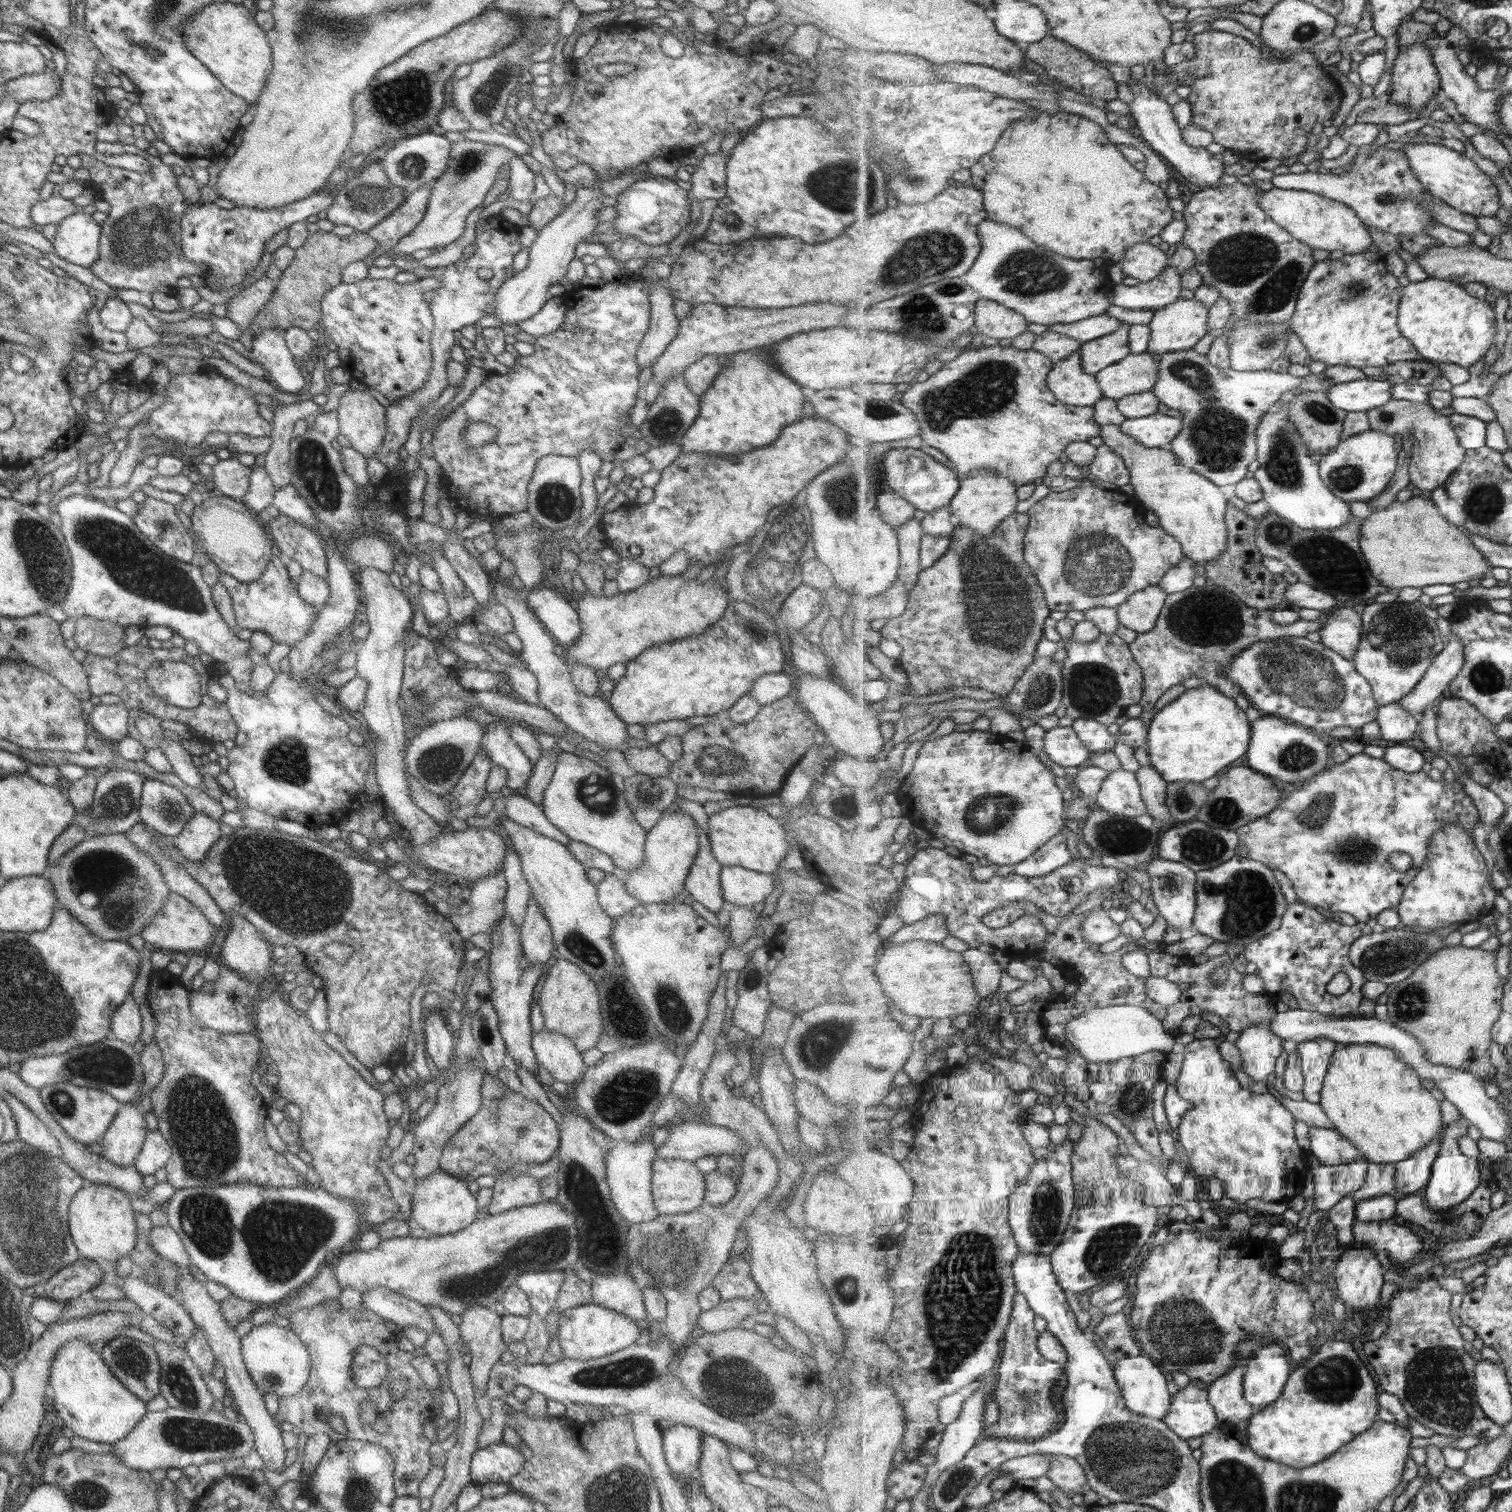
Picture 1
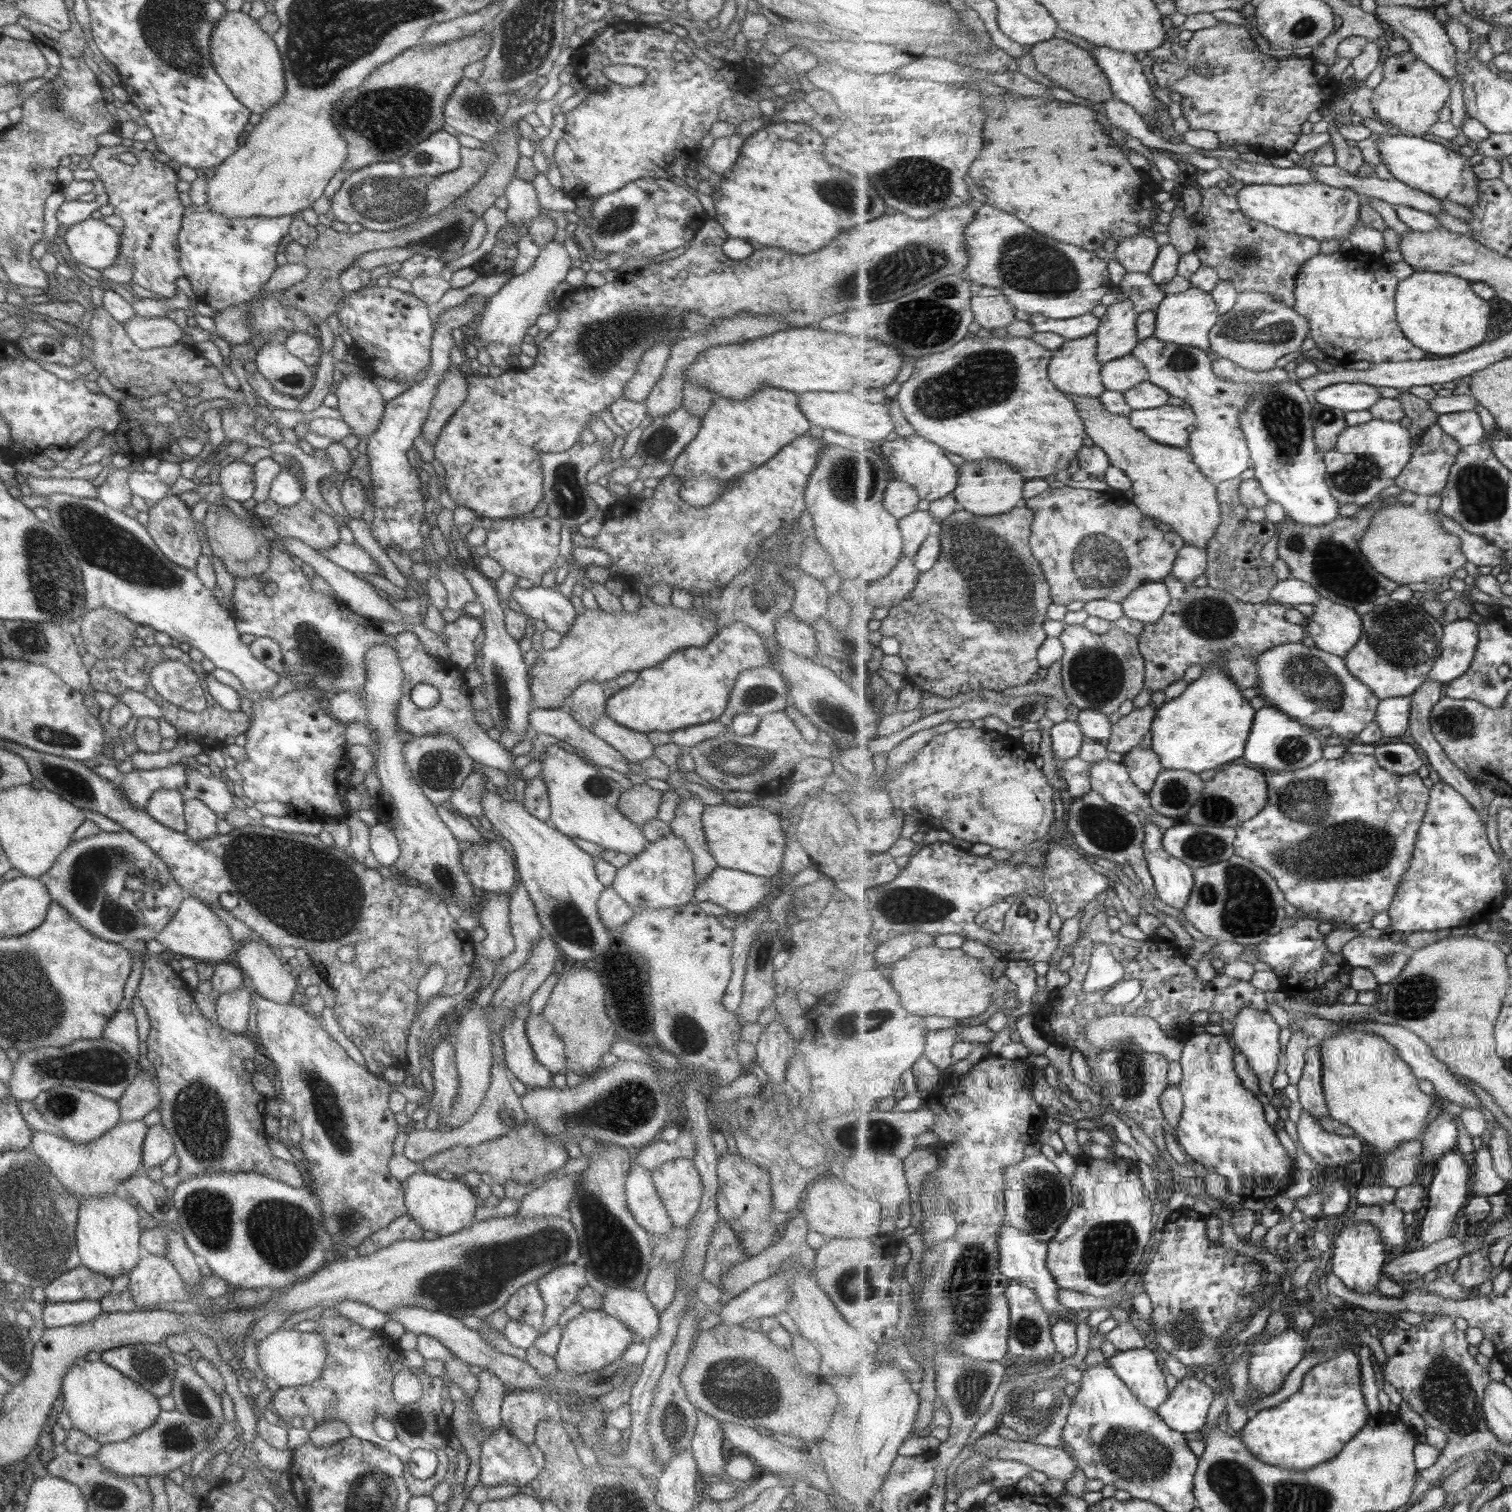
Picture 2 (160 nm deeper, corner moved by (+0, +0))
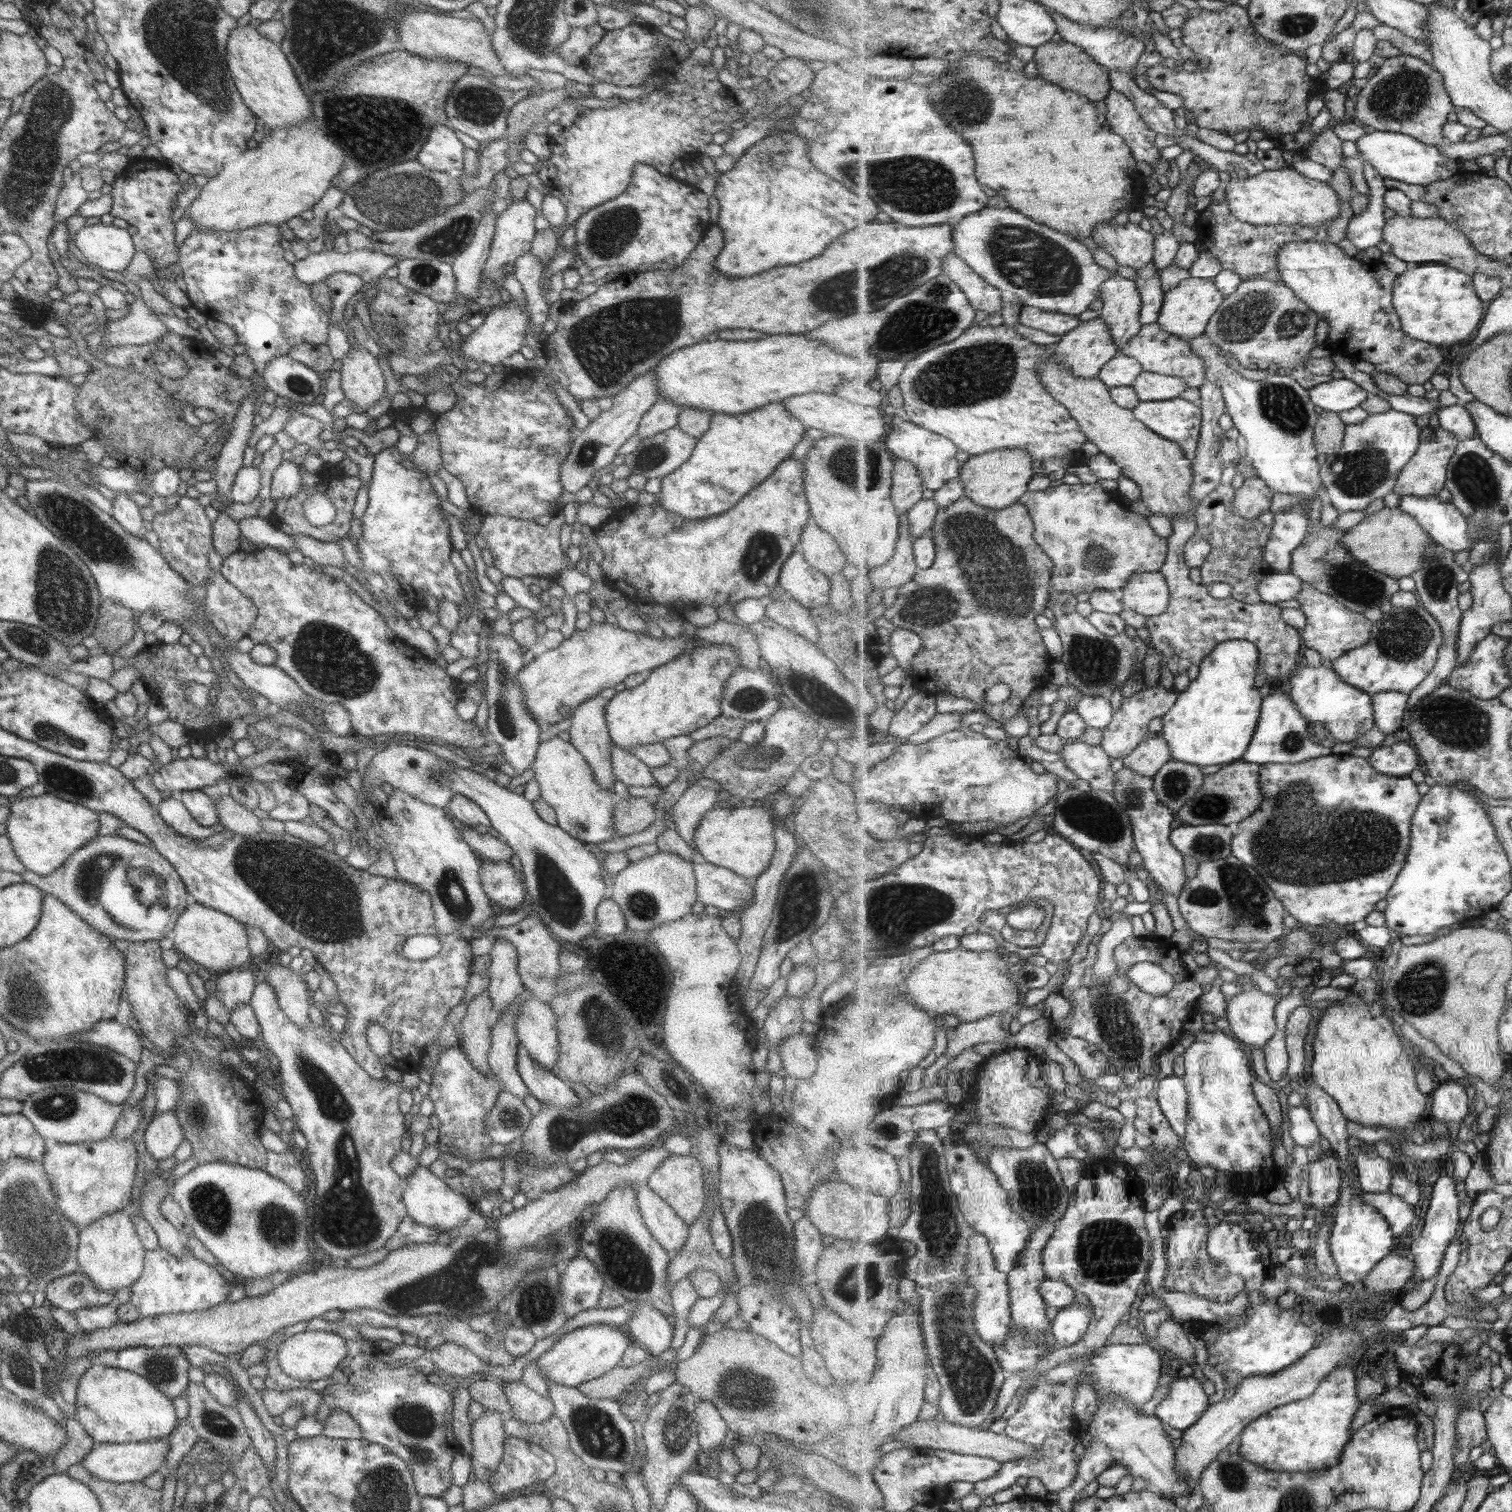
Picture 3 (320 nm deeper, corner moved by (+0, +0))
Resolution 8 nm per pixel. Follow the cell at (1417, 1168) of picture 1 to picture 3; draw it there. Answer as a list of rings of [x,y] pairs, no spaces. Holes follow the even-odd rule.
[[[1449,1079],[1442,1082],[1437,1090],[1431,1094],[1431,1114],[1439,1123],[1447,1126],[1448,1122],[1457,1126],[1469,1114],[1469,1096],[1467,1096],[1467,1082]]]

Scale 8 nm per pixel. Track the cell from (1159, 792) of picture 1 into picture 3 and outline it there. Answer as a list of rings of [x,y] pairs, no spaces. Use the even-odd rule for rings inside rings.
[[[1150,732],[1146,740],[1123,759],[1124,767],[1133,768],[1143,776],[1154,777],[1171,758],[1171,748],[1161,732]]]

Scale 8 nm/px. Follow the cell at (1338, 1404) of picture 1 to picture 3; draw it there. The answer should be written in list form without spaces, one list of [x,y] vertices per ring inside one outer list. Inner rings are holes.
[[[1336,1367],[1311,1398],[1280,1406],[1251,1422],[1240,1434],[1239,1453],[1249,1462],[1279,1472],[1299,1473],[1337,1466],[1353,1436],[1351,1424],[1359,1401],[1355,1368]]]

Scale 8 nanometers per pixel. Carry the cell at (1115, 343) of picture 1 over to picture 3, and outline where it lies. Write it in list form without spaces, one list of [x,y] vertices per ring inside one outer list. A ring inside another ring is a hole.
[[[1119,273],[1106,280],[1100,292],[1103,306],[1099,316],[1106,320],[1115,342],[1122,350],[1122,346],[1137,336],[1144,326],[1141,322],[1141,293],[1136,281],[1120,276]]]

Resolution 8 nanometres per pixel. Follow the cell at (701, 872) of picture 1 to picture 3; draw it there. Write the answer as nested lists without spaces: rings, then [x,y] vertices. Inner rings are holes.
[[[701,778],[690,784],[669,808],[677,834],[694,850],[691,837],[704,812],[711,810],[722,786],[713,779]]]

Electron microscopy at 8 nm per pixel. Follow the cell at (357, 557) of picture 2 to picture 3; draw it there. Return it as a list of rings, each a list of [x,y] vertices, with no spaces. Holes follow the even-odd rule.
[[[289,534],[294,550],[312,560],[317,568],[336,566],[341,568],[346,562],[338,542],[321,542],[302,534]]]

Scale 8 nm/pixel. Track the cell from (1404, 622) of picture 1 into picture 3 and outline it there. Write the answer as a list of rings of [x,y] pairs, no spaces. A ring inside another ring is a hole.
[[[1422,605],[1415,609],[1392,608],[1390,613],[1383,614],[1382,619],[1373,624],[1373,639],[1367,645],[1351,650],[1330,666],[1343,682],[1371,696],[1393,691],[1411,695],[1438,664],[1444,644],[1442,627]]]

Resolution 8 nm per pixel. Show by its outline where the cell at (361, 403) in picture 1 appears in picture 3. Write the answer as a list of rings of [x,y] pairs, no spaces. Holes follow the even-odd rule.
[[[352,341],[339,366],[344,398],[363,408],[363,412],[382,398],[384,391],[383,374],[375,358],[363,345]]]

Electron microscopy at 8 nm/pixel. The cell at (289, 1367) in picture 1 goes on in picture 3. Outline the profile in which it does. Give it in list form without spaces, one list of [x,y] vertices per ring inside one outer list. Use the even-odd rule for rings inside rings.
[[[303,1331],[281,1341],[276,1352],[276,1364],[289,1378],[313,1382],[329,1377],[346,1357],[346,1340],[327,1331]]]

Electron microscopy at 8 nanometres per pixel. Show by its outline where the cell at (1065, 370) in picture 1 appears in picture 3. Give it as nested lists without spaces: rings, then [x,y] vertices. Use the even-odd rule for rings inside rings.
[[[1100,316],[1079,323],[1055,347],[1060,363],[1088,379],[1099,377],[1103,366],[1121,352],[1110,326]]]

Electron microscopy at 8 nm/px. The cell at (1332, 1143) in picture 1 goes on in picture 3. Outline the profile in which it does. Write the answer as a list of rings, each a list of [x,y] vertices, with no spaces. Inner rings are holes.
[[[1291,1106],[1289,1107],[1288,1118],[1290,1136],[1295,1145],[1309,1148],[1309,1146],[1319,1144],[1327,1149],[1326,1142],[1308,1108],[1303,1108],[1303,1106]]]

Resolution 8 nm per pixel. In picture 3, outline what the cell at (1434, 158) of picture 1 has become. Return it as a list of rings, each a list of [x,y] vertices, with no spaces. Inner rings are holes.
[[[1369,130],[1356,143],[1356,147],[1360,153],[1360,158],[1371,163],[1379,172],[1379,175],[1385,179],[1394,179],[1401,183],[1419,184],[1428,187],[1433,182],[1449,180],[1462,170],[1459,161],[1443,155],[1441,146],[1429,146],[1407,134]]]

